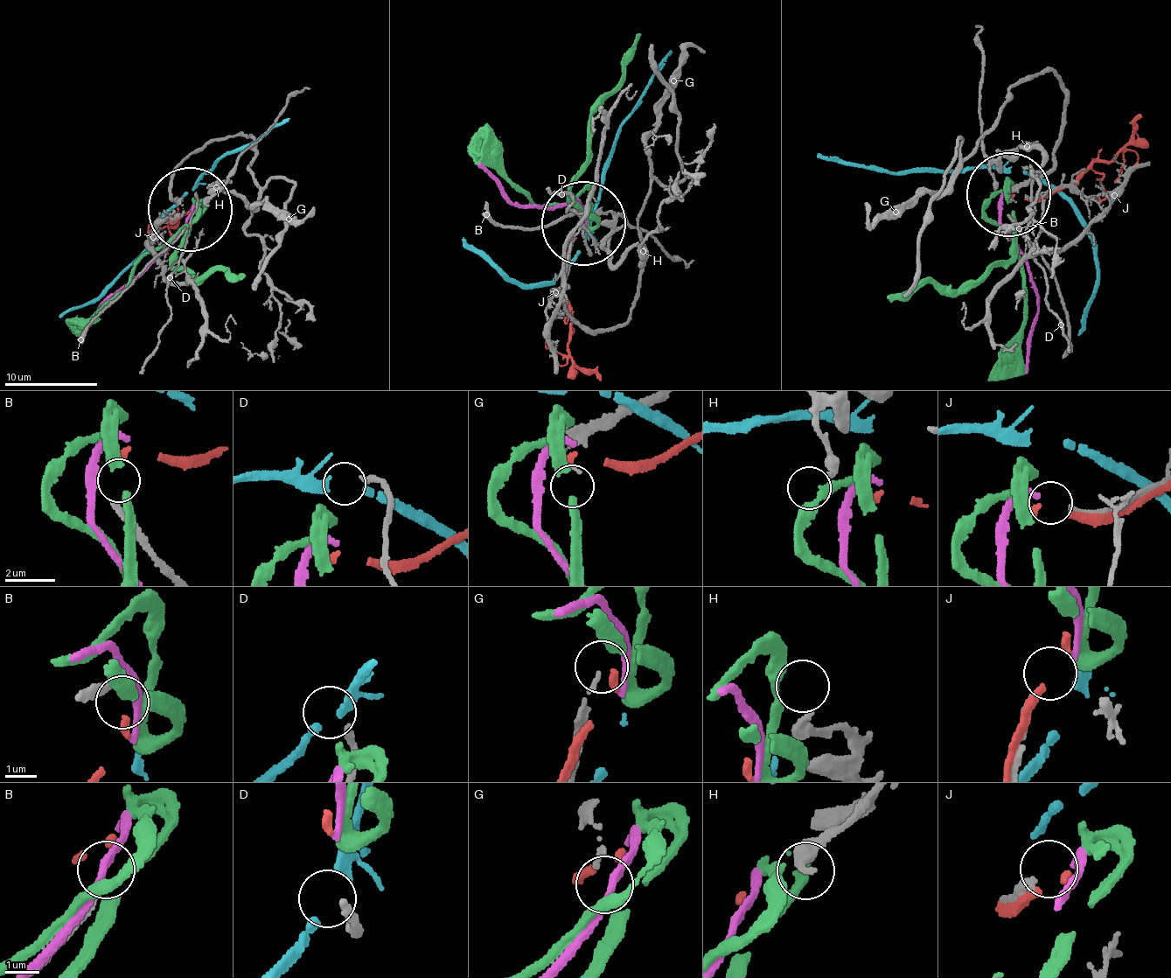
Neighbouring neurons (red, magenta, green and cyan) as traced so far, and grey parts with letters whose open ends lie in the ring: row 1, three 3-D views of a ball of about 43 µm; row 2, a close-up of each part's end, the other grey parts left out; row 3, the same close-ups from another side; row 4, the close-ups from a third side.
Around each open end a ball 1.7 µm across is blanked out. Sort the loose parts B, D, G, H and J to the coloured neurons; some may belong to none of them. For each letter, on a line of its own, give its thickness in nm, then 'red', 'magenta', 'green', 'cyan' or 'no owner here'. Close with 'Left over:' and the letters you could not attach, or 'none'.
B: 200 nm | no owner here
D: 200 nm | cyan
G: 140 nm | no owner here
H: 260 nm | no owner here
J: 240 nm | magenta
Left over: B, G, H

